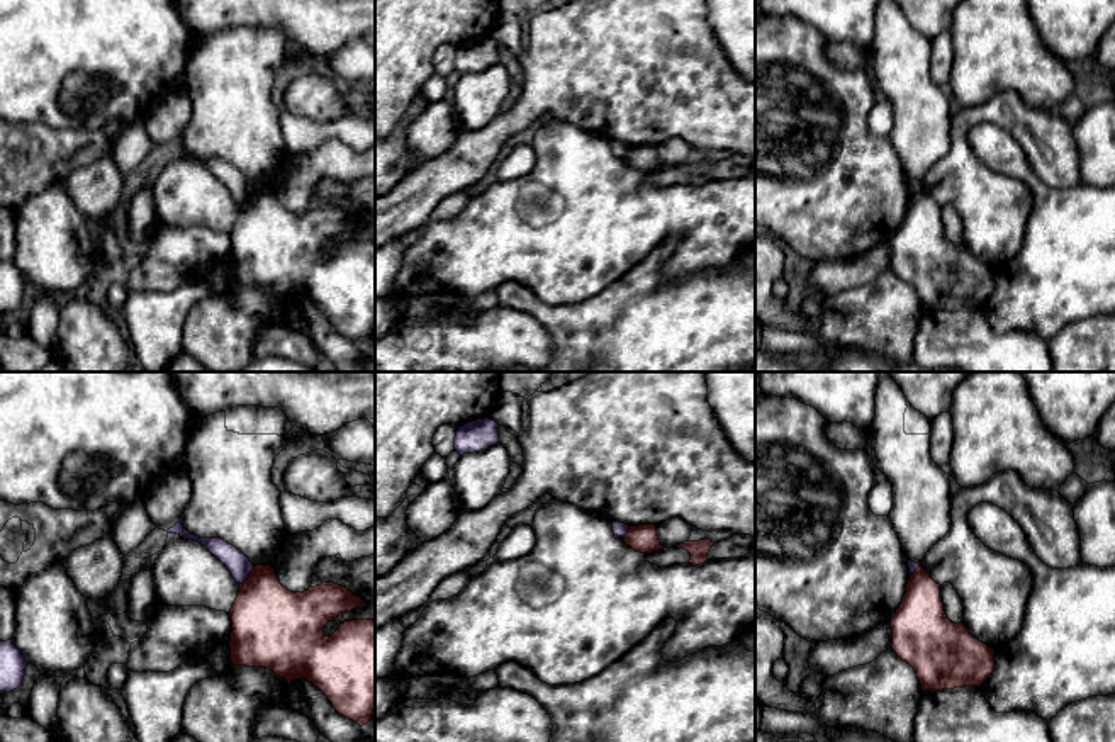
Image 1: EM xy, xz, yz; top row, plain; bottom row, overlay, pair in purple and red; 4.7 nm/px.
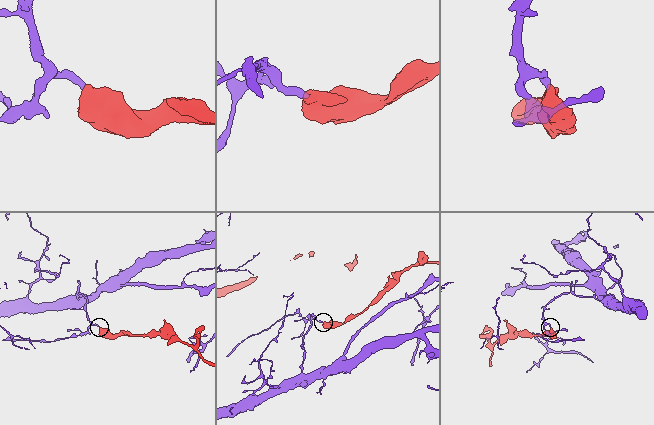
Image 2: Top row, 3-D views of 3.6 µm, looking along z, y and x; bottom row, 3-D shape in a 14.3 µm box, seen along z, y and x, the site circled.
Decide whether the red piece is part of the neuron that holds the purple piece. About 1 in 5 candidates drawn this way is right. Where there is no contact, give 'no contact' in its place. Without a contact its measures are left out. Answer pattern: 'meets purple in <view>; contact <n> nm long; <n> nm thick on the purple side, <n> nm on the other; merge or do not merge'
meets purple in xy; contact 120 nm long; 110 nm thick on the purple side, 360 nm on the other; do not merge

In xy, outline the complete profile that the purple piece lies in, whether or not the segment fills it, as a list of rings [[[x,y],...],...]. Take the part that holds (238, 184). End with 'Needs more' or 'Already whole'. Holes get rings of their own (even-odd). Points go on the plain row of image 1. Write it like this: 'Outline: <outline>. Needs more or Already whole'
Outline: [[[178,141],[173,148],[168,149],[168,153],[176,153],[183,158],[193,160],[202,163],[209,168],[209,171],[217,177],[231,192],[231,195],[236,199],[236,202],[243,204],[255,185],[249,182],[249,178],[233,166],[231,163],[221,160],[221,158],[199,158],[192,155],[188,149],[183,148],[183,144]]]. Already whole

